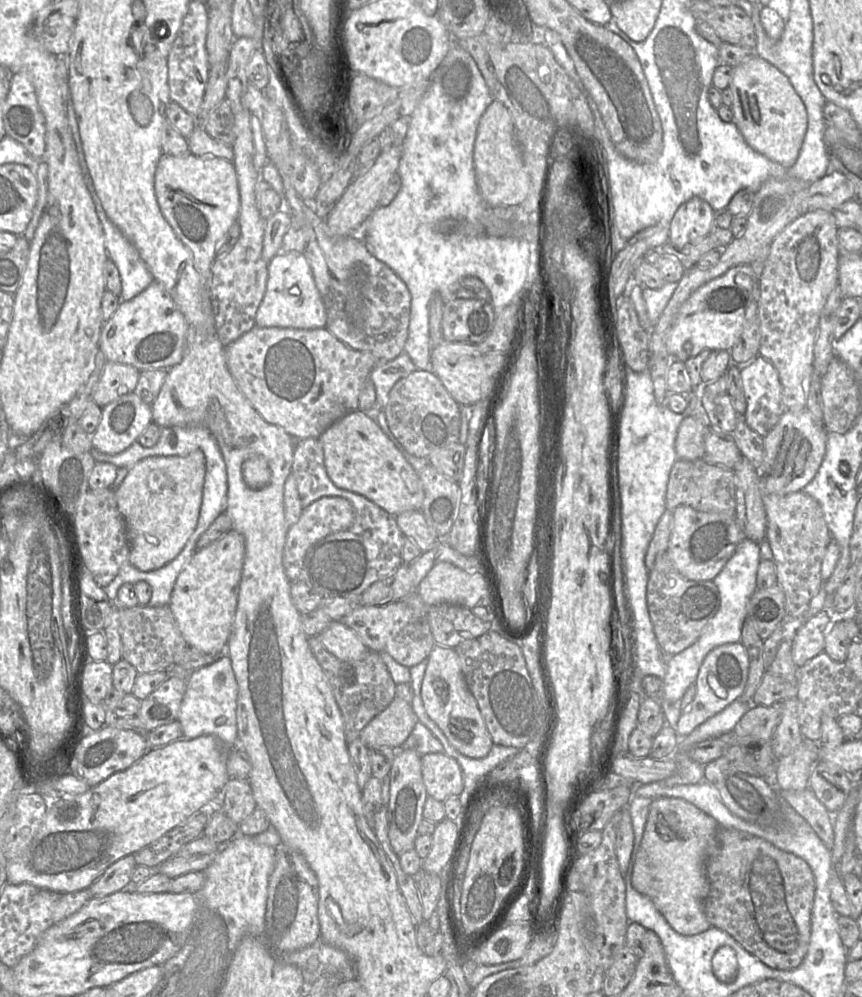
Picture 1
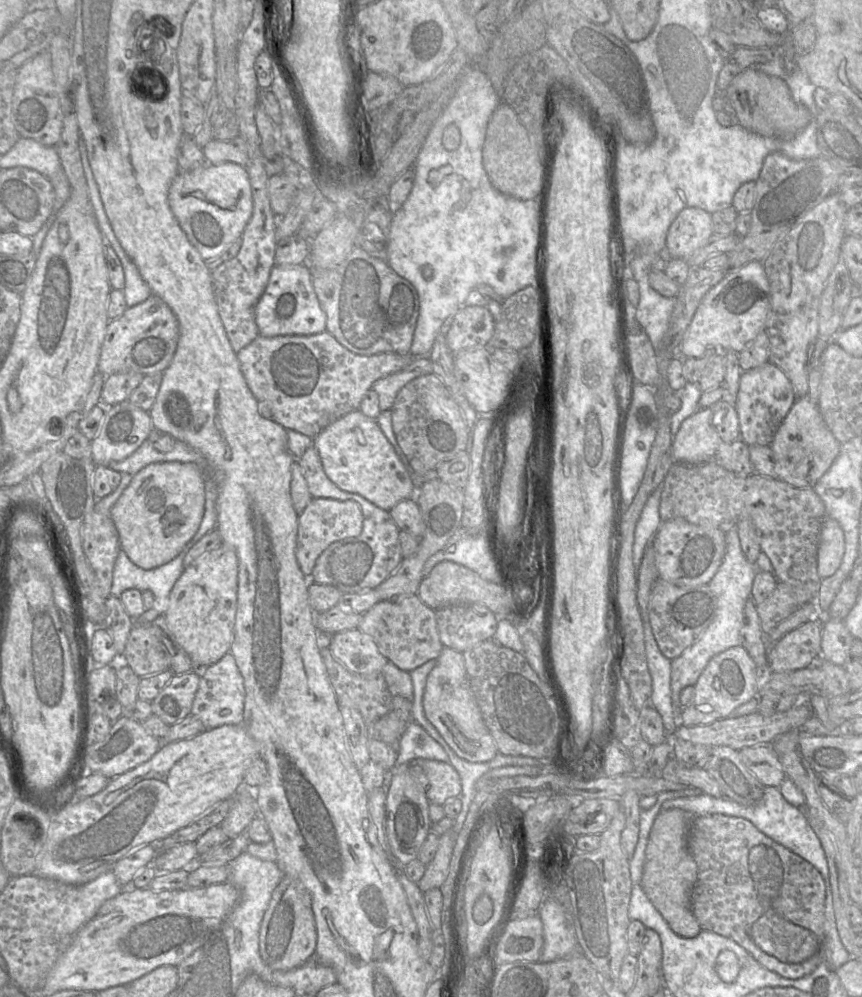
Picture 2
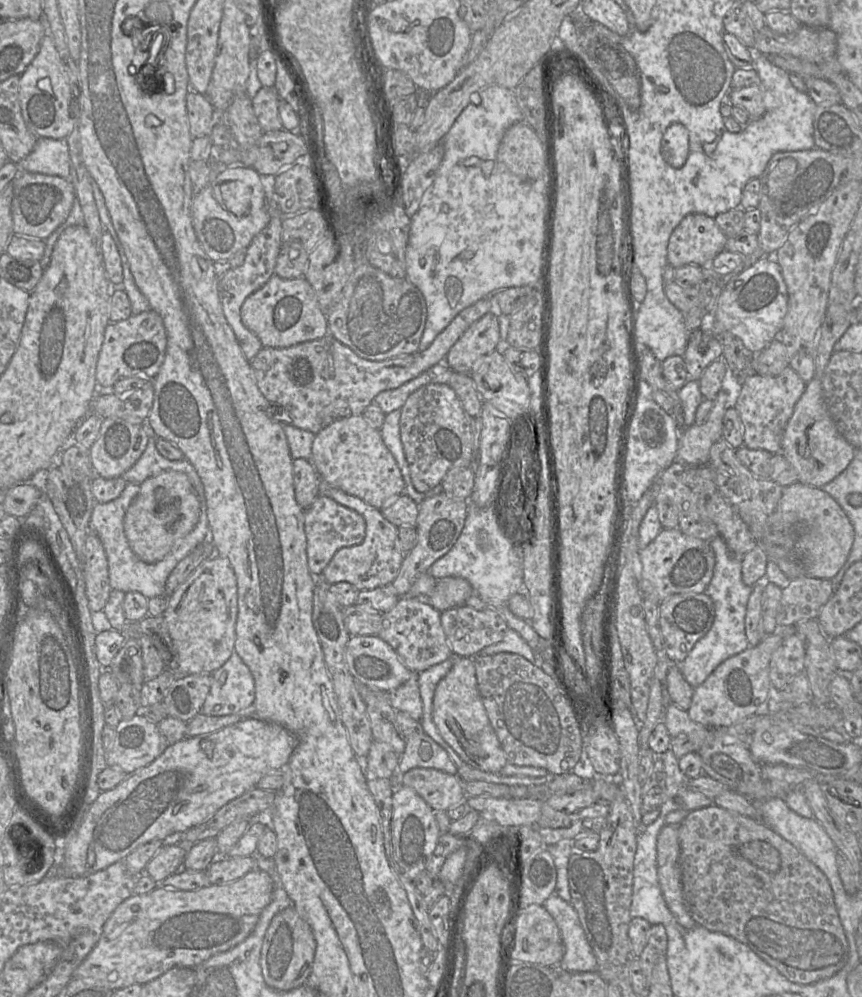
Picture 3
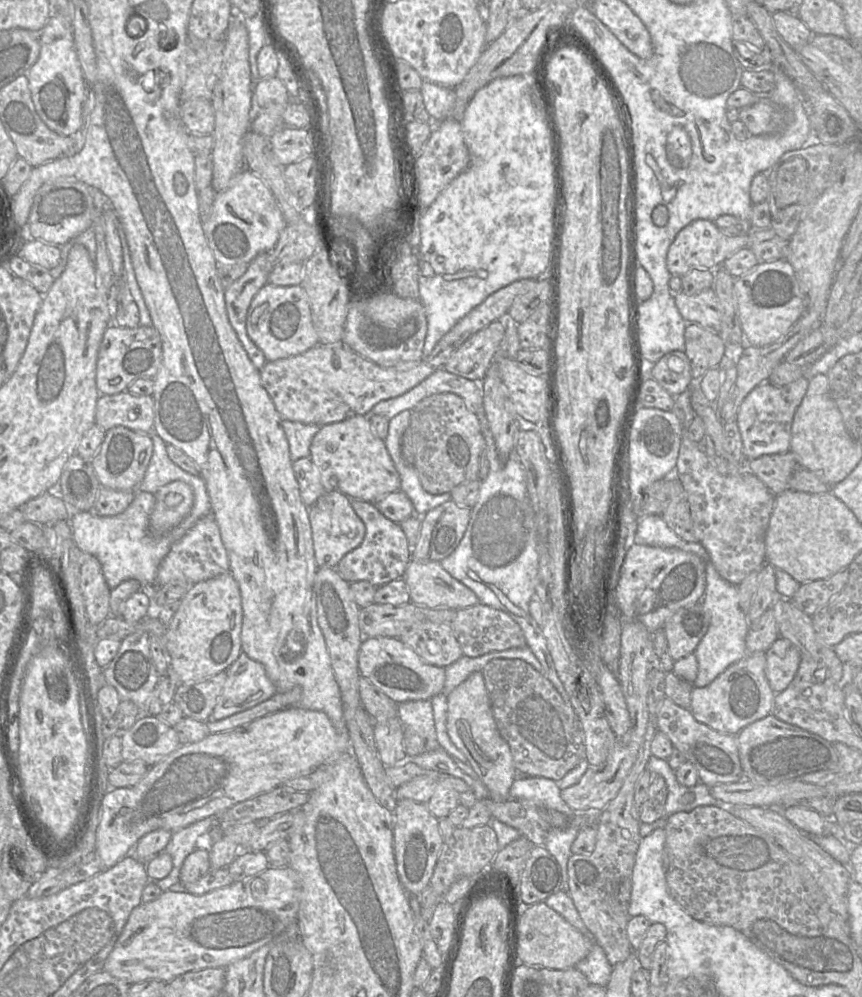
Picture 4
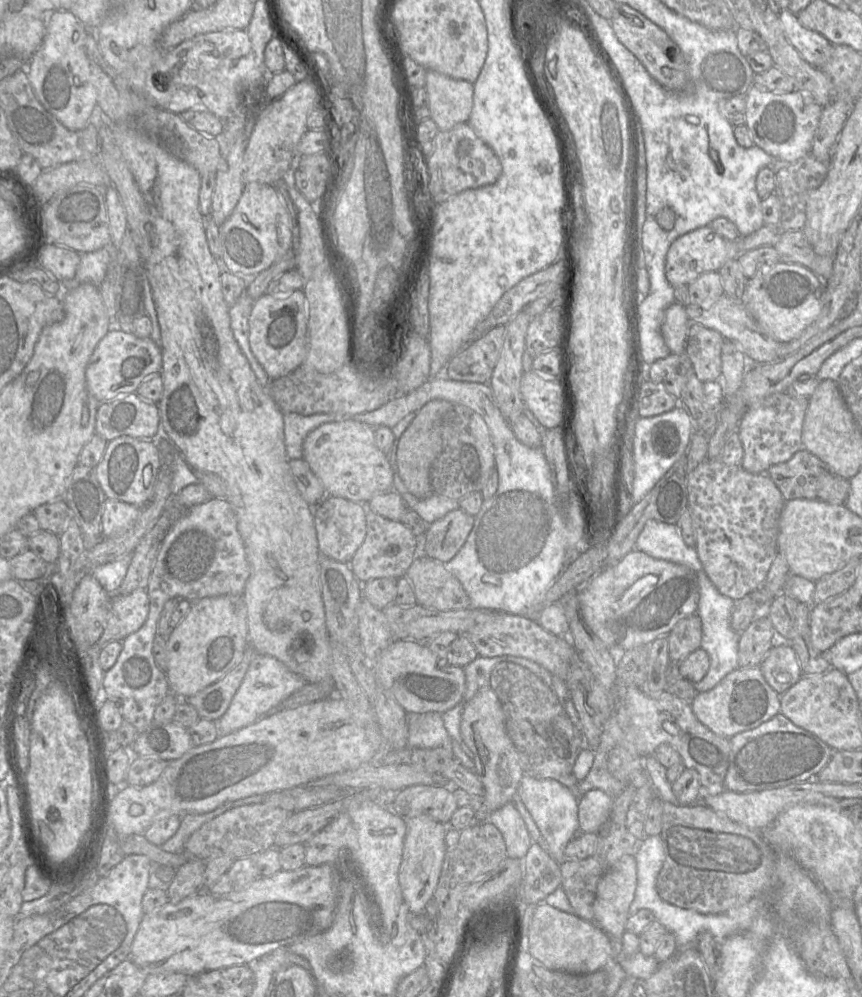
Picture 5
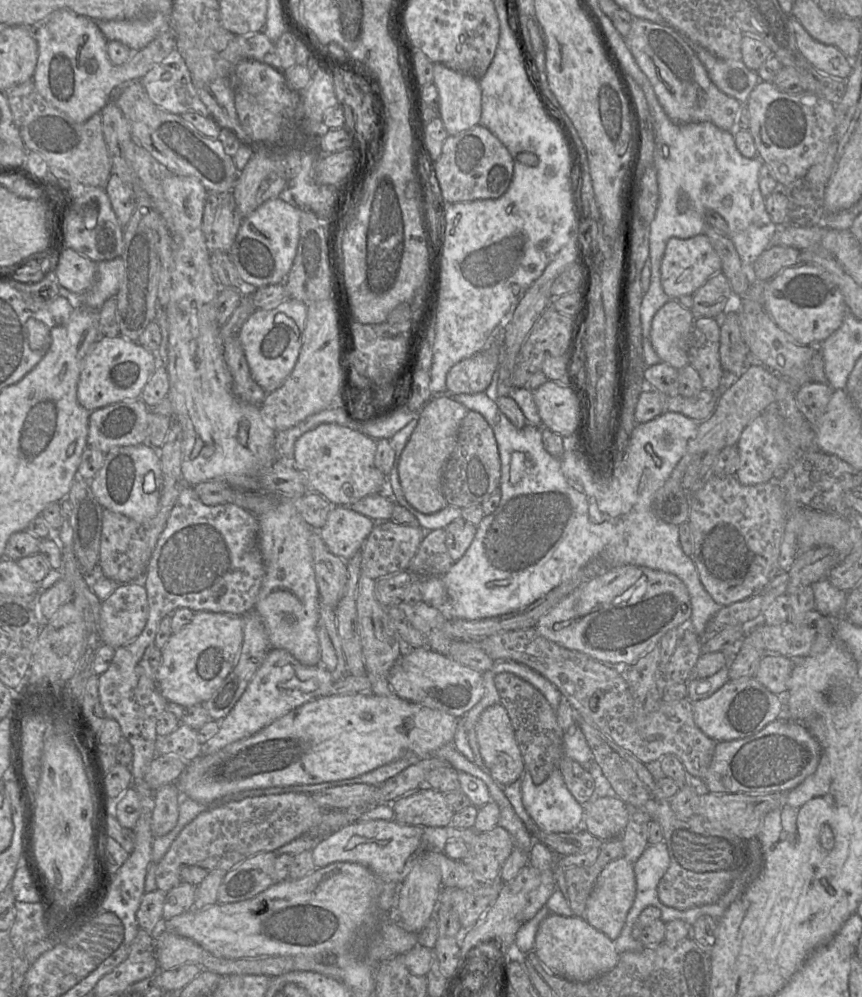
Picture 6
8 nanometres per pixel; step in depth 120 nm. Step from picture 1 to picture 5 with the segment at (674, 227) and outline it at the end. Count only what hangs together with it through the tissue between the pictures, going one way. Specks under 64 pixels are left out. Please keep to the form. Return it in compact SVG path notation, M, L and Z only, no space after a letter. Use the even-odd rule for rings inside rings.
M710 225L697 228L678 237L670 245L665 261L666 278L673 287L688 285L703 273L717 272L728 260L737 258L741 253L762 246L774 246L784 232L778 225L764 225L750 235L731 241L716 233Z

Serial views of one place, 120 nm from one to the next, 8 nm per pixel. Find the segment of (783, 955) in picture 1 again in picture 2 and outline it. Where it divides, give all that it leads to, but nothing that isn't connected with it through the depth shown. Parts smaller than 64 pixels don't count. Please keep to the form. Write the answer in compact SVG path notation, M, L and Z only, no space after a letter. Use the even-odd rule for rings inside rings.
M723 814L695 816L687 847L697 865L697 879L691 891L692 912L703 930L733 939L762 966L789 979L811 974L825 960L826 886L811 863L762 833L750 821Z

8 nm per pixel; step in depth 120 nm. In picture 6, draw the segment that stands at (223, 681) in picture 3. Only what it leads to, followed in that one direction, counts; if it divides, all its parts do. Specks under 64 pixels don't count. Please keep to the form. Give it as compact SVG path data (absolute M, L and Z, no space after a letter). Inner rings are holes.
M271 648L240 699L224 719L217 721L219 731L202 744L200 755L213 754L237 740L259 732L301 705L319 697L328 696L328 691L334 682L332 673L322 664L305 666L288 651Z

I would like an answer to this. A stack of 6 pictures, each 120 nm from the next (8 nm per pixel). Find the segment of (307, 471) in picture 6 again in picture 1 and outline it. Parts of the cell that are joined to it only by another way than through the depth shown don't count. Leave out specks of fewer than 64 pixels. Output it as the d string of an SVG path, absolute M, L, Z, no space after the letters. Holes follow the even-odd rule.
M362 410L339 419L318 440L323 448L327 474L338 488L366 497L394 517L406 511L421 511L424 489L419 474L378 423Z

